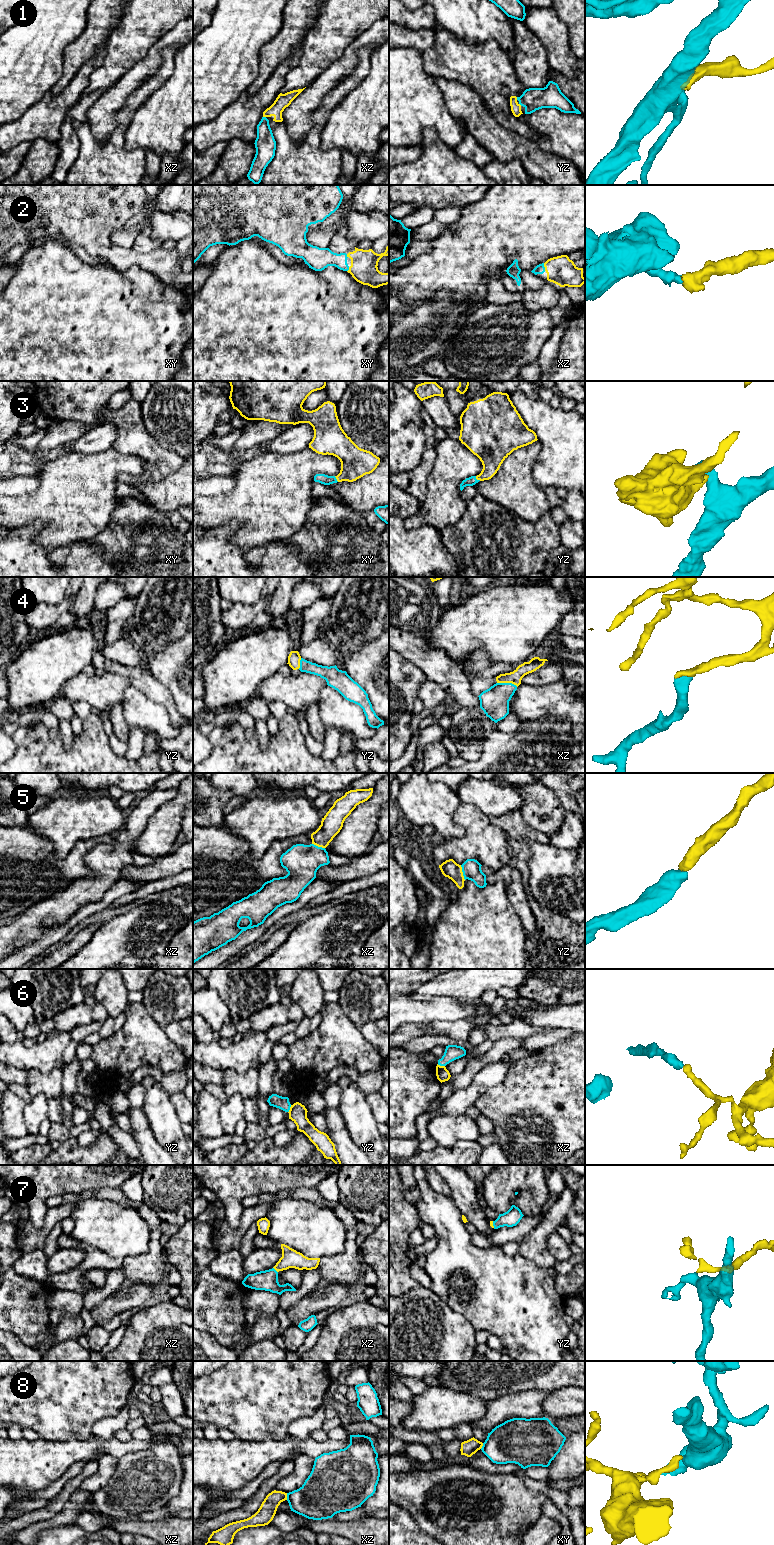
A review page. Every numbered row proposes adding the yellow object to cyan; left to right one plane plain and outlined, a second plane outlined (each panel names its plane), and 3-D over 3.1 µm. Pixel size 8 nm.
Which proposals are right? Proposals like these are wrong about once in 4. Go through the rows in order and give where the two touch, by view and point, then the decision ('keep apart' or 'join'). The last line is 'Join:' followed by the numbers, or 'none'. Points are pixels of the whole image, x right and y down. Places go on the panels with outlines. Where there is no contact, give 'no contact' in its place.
1: meets cyan in xz at (264, 117); join
2: meets cyan in xz at (544, 267); join
3: meets cyan in yz at (476, 479); join
4: meets cyan in xz at (507, 683); join
5: meets cyan in yz at (462, 871); join
6: meets cyan in yz at (289, 1109); keep apart
7: meets cyan in xz at (275, 1270); join
8: meets cyan in xz at (287, 1496); keep apart
Join: 1, 2, 3, 4, 5, 7

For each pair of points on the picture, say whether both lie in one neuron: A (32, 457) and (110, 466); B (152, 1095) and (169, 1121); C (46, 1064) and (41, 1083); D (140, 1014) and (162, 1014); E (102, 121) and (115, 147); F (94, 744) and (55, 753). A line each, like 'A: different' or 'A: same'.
A: different
B: same
C: different
D: different
E: different
F: same

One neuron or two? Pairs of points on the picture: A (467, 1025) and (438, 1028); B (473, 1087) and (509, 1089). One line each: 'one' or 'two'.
A: one
B: two

